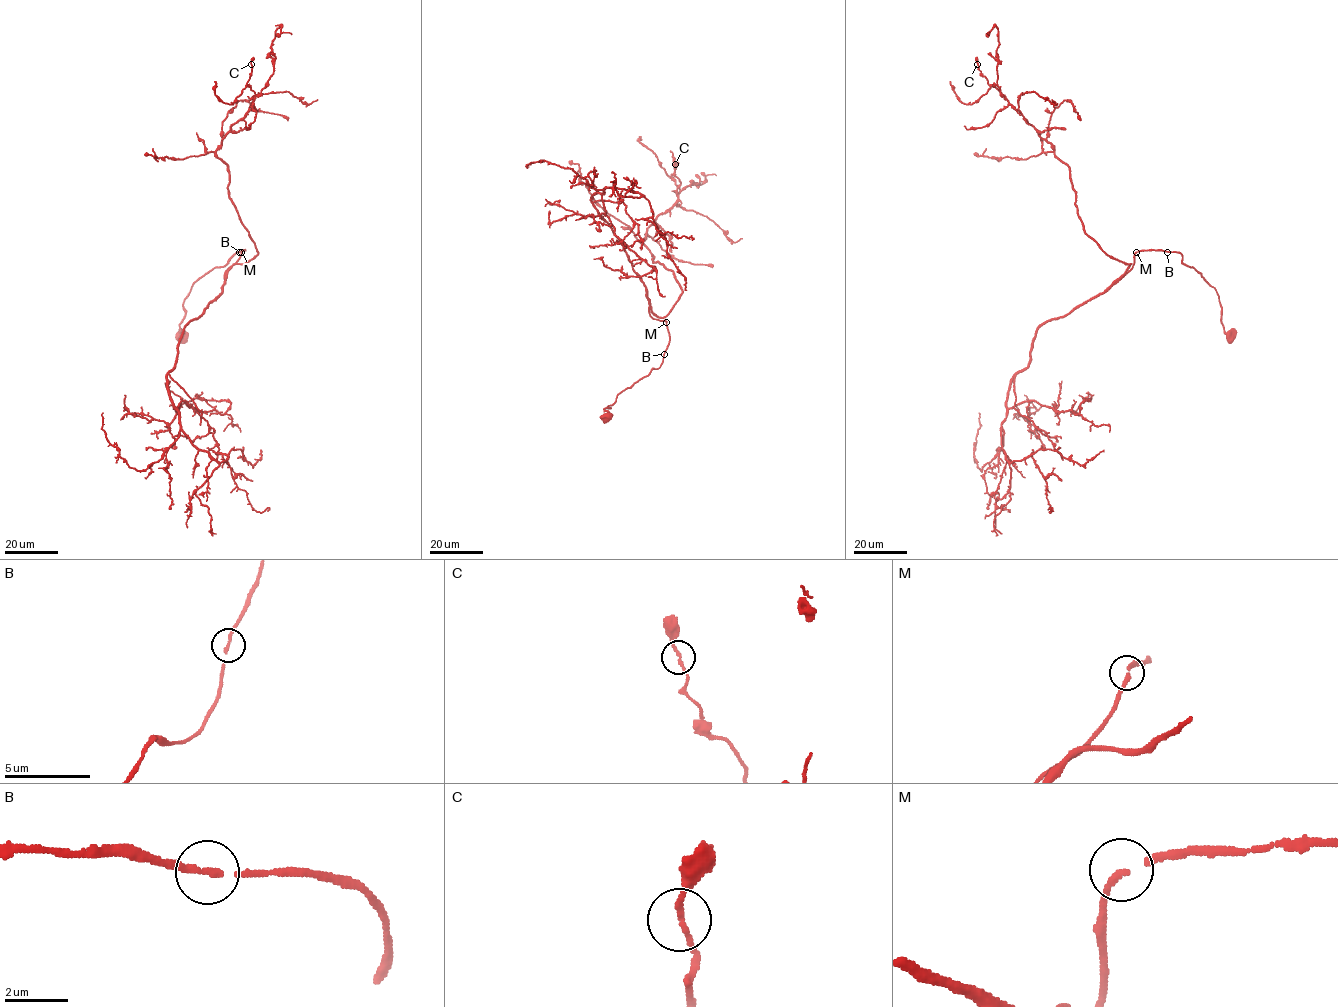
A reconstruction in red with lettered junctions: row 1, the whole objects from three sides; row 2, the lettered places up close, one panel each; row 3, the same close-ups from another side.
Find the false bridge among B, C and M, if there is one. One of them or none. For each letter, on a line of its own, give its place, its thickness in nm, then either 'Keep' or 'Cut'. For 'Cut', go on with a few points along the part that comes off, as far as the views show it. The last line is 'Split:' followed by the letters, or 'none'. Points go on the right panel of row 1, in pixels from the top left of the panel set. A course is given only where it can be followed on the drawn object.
B: Place: (1167, 252). Thickness 150 nm. Keep
C: Place: (977, 64). Thickness 160 nm. Keep
M: Place: (1136, 252). Thickness 150 nm. Keep
Split: none

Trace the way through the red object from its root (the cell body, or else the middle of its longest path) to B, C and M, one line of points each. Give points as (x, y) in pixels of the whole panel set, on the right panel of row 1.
B: (1230, 334), (1224, 330), (1222, 307), (1216, 290), (1196, 270), (1182, 262), (1179, 252), (1167, 252)
C: (1230, 334), (1216, 290), (1179, 252), (1136, 252), (1121, 276), (1130, 264), (1083, 229), (1070, 168), (977, 64)
M: (1230, 334), (1224, 330), (1222, 307), (1216, 290), (1196, 270), (1182, 262), (1179, 252), (1136, 252)

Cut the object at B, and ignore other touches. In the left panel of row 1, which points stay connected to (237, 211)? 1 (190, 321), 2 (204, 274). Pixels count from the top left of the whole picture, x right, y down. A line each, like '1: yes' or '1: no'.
1: yes
2: no

